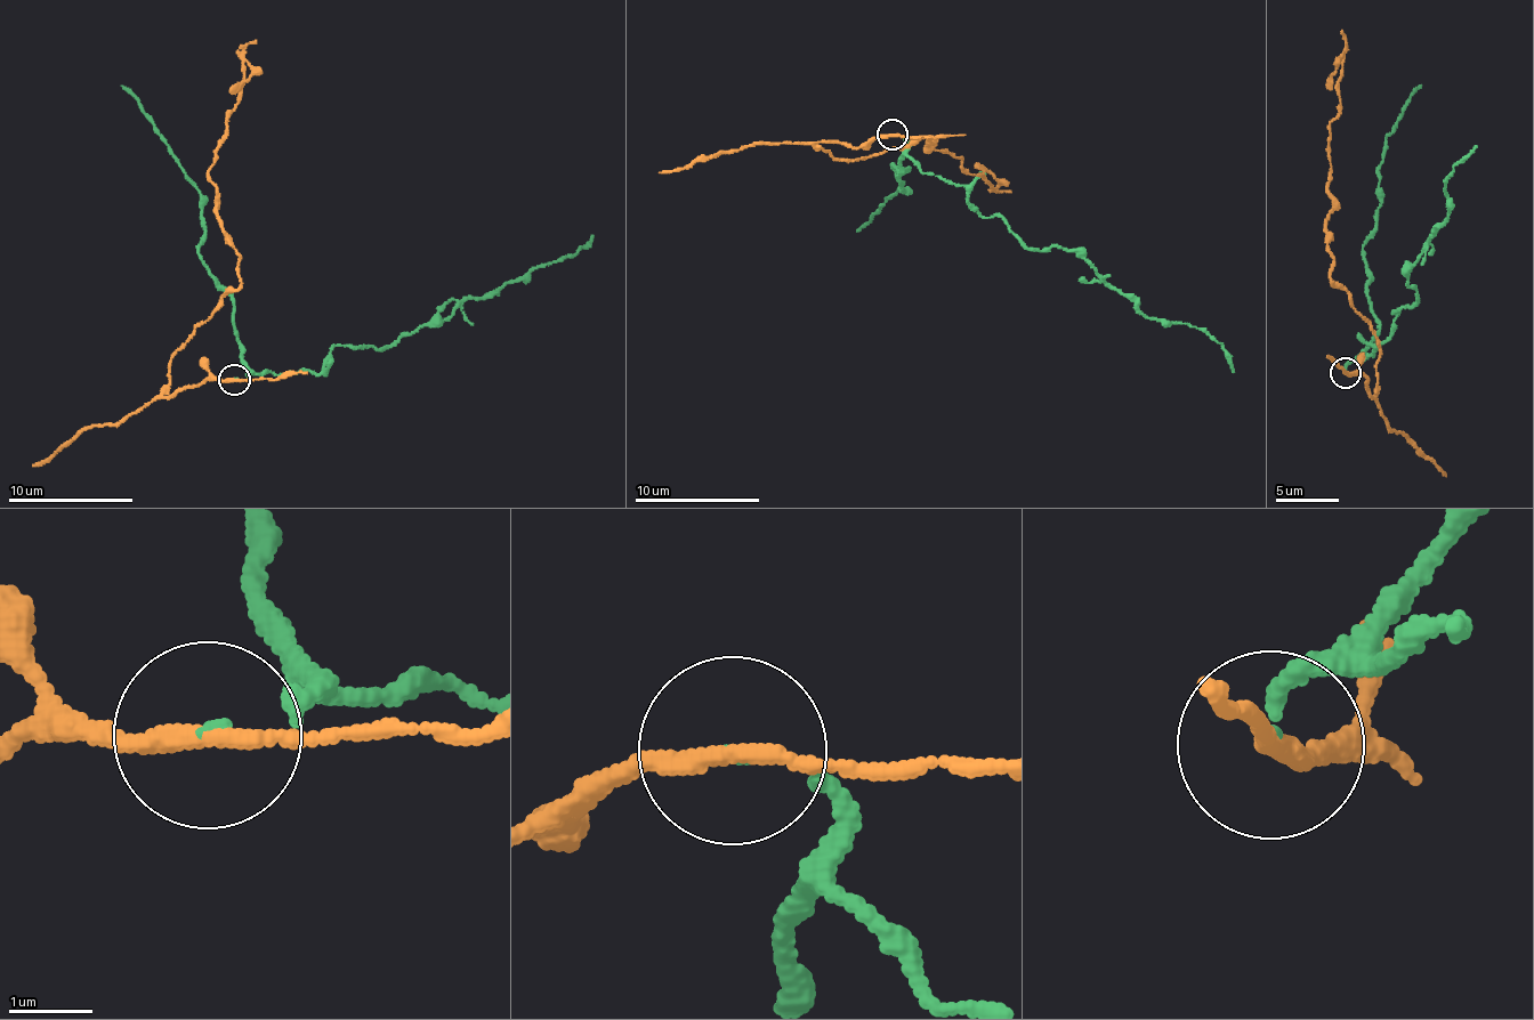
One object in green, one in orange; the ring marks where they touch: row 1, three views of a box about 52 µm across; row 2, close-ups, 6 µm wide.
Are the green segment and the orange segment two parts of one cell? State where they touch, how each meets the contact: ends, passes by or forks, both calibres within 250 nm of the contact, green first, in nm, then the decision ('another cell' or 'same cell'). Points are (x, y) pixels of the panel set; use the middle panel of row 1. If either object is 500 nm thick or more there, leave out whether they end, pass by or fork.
place (891, 135); green ends; orange passes by; calibres 60 and 200 nm; another cell

